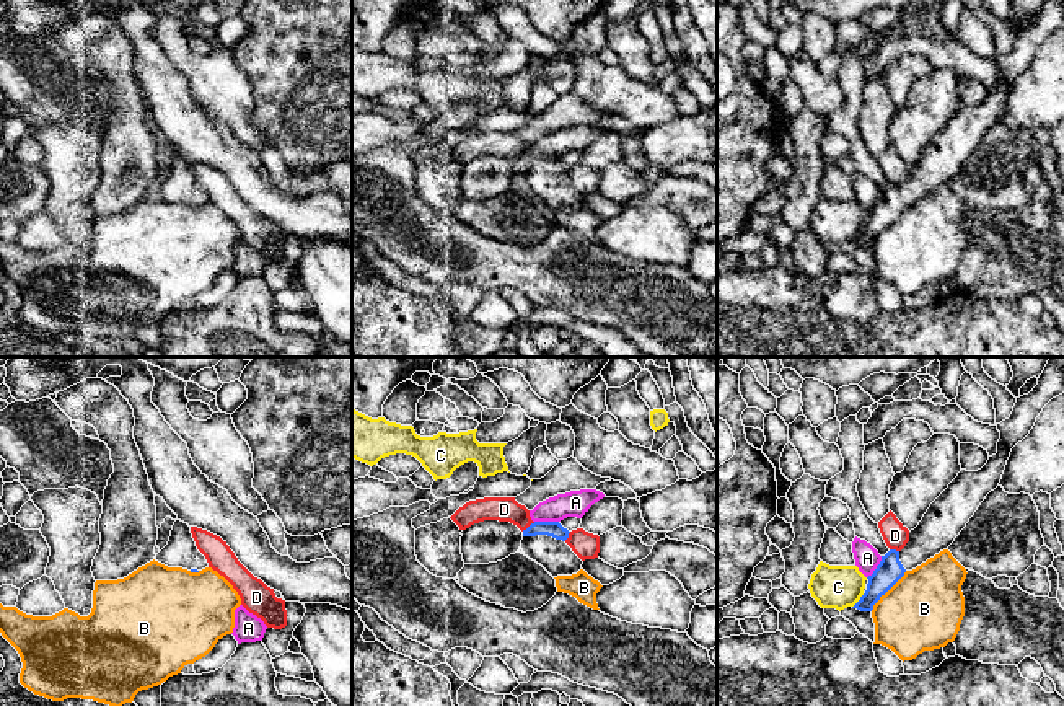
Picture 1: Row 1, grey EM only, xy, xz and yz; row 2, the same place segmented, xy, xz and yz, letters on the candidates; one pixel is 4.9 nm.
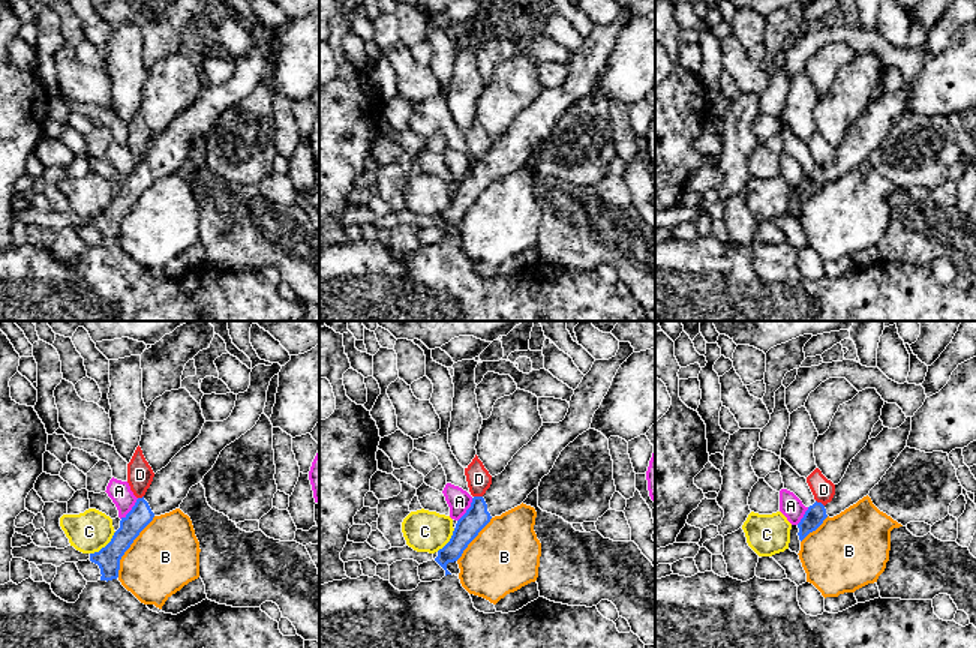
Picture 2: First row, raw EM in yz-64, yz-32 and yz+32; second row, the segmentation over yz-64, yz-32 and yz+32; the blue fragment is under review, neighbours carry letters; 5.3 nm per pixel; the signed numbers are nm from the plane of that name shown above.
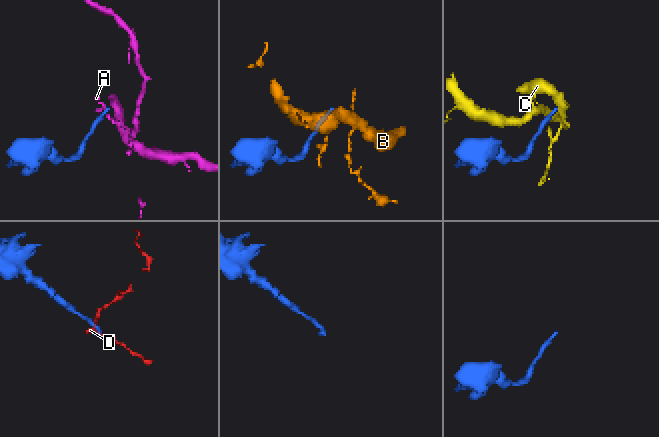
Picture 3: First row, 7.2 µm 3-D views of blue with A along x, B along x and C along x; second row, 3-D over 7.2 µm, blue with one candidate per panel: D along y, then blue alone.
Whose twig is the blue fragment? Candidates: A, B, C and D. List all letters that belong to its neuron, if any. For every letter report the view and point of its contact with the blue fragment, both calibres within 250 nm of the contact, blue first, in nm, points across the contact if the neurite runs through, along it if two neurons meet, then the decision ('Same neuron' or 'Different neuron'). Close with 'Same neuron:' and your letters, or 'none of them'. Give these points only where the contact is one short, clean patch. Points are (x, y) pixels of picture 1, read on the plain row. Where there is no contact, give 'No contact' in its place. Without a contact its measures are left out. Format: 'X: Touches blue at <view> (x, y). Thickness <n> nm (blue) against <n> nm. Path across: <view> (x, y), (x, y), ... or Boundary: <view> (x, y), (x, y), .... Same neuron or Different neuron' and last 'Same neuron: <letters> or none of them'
A: Touches blue at xz (546, 157). Thickness 80 nm (blue) against 130 nm. Boundary: xz (535, 155), (558, 157). Different neuron
B: Touches blue at yz (887, 225). Thickness 130 nm (blue) against 380 nm. Different neuron
C: Touches blue at yz (859, 235). Thickness 130 nm (blue) against 220 nm. Boundary: yz (864, 229), (852, 242). Different neuron
D: Touches blue at xz (530, 160). Thickness 80 nm (blue) against 130 nm. Boundary: xz (535, 157), (522, 165). Different neuron
Same neuron: none of them

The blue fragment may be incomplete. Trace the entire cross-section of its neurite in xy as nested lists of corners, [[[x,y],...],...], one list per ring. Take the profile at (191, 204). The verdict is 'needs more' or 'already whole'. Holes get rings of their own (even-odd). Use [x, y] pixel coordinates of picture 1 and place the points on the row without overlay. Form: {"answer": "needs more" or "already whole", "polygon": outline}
{"answer": "needs more", "polygon": [[[176,155],[168,179],[156,189],[156,196],[168,202],[182,202],[199,207],[209,202],[205,191],[197,184],[191,161]]]}

